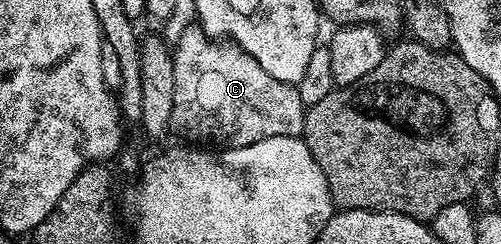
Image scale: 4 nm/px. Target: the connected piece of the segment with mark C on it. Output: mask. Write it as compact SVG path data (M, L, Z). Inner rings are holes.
M200 26L188 28L175 42L173 53L173 69L175 70L175 98L173 99L173 123L172 127L177 128L186 136L186 141L197 146L212 146L217 150L227 148L238 148L239 146L251 146L251 142L263 142L263 138L279 138L280 136L301 136L305 131L305 114L307 106L299 98L296 87L287 82L279 82L279 78L271 78L251 54L247 54L237 44L232 42L222 42L220 39L211 37Z

